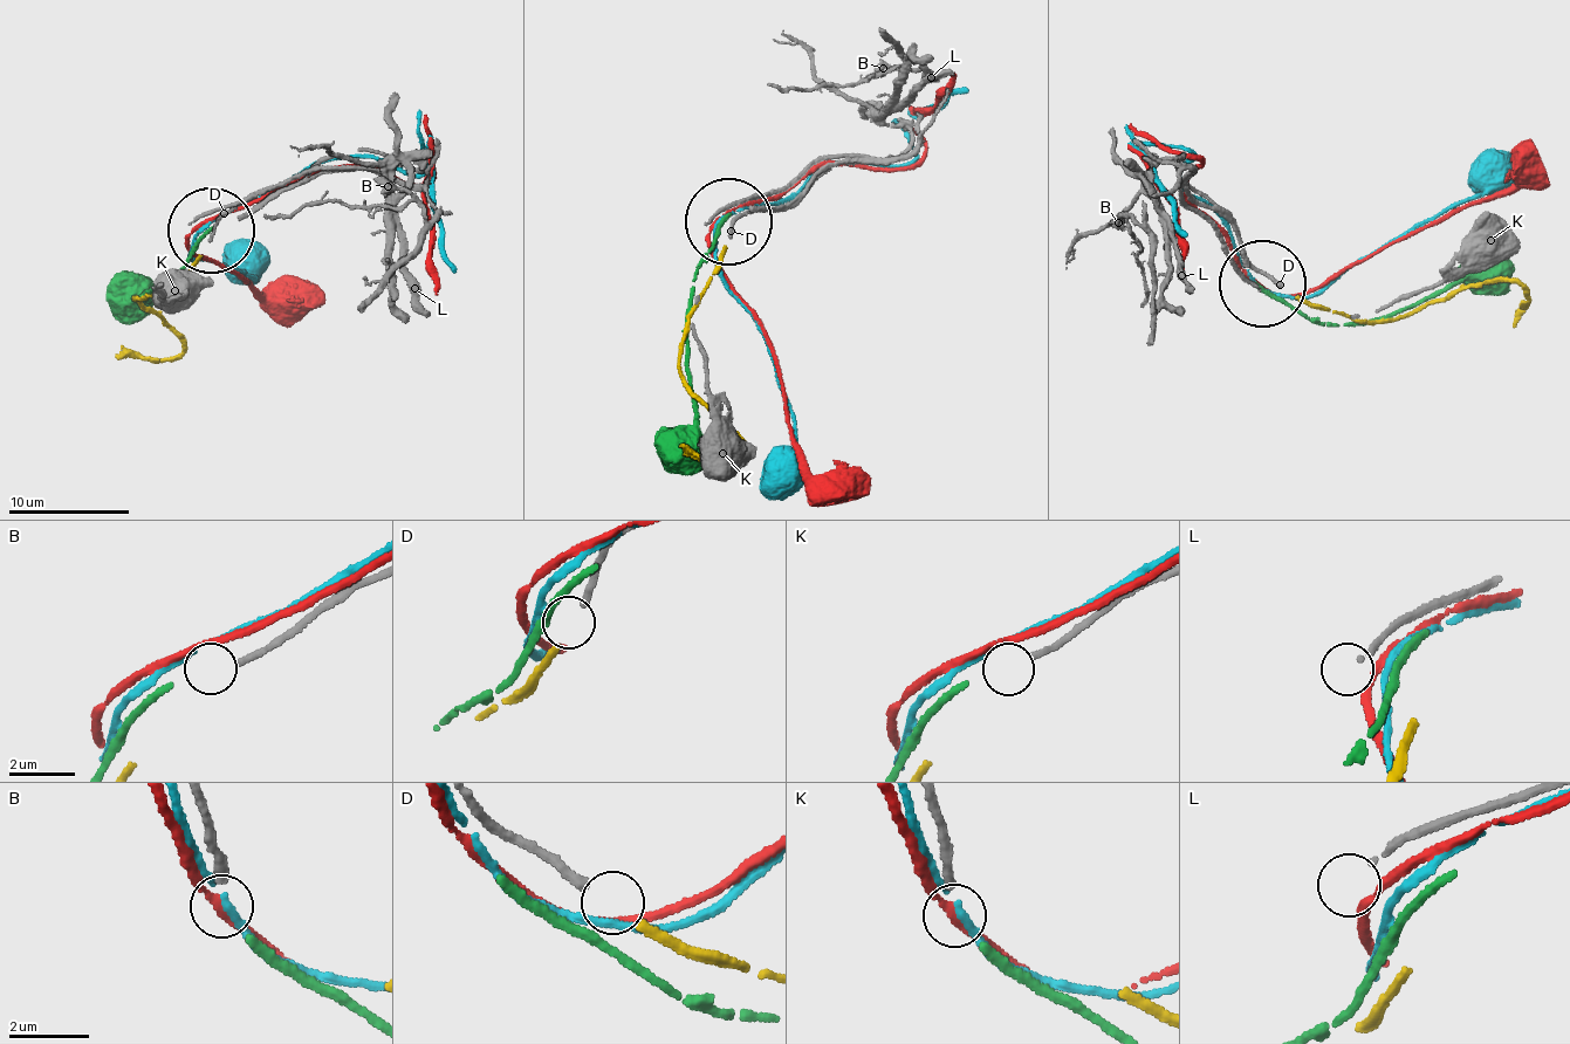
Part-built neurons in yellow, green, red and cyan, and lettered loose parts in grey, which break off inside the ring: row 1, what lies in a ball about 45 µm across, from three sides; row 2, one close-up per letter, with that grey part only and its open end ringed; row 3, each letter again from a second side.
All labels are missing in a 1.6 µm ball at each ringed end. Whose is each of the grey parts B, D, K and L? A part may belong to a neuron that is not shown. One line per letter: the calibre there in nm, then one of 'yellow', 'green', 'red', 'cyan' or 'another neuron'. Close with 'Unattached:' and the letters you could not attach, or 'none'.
B: calibre 220 nm; another neuron
D: calibre 240 nm; yellow
K: calibre 200 nm; another neuron
L: calibre 150 nm; another neuron
Unattached: B, K, L

